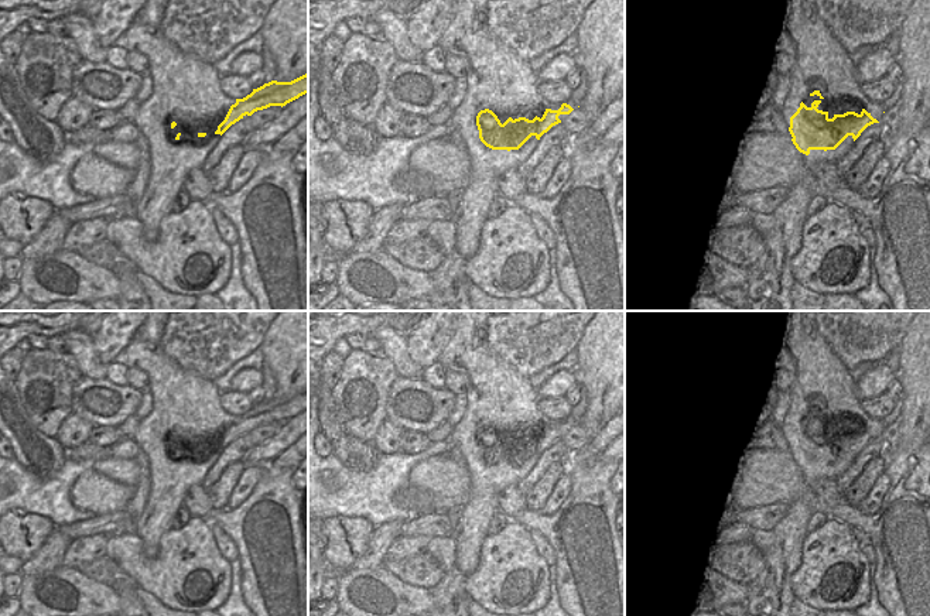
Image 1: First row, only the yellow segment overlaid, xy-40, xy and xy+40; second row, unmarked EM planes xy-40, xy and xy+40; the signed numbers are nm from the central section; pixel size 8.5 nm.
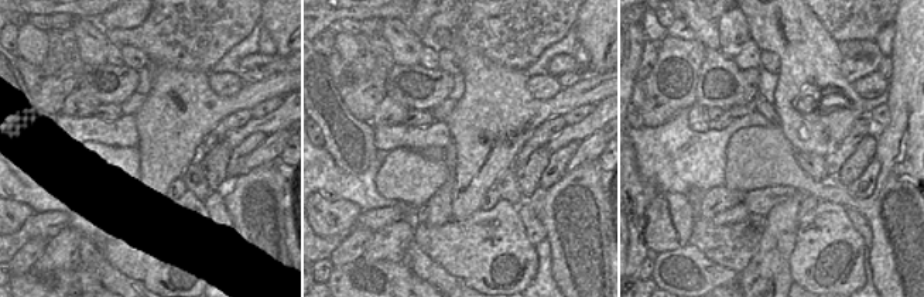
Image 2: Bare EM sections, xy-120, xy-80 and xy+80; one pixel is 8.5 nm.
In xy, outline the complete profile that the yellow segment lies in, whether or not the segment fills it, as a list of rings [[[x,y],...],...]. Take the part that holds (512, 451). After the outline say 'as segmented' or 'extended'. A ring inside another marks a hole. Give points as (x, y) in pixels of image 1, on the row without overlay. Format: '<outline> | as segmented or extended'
[[[455,311],[451,339],[438,362],[445,370],[459,372],[466,379],[466,411],[454,425],[449,442],[455,444],[465,458],[471,487],[451,533],[455,538],[455,565],[430,588],[434,605],[427,616],[468,616],[469,596],[465,581],[479,565],[482,541],[489,534],[493,513],[499,510],[500,492],[509,485],[517,485],[533,469],[544,449],[581,422],[587,397],[572,405],[572,413],[565,420],[544,415],[538,408],[540,397],[530,384],[530,377],[509,367],[489,349],[486,311]]] | extended

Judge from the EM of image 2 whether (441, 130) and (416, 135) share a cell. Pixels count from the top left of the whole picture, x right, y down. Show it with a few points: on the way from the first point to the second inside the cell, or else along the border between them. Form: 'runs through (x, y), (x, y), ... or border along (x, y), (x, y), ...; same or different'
runs through (435, 135), (421, 135); same

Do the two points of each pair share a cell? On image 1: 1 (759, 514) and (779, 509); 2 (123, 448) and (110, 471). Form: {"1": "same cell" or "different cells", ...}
{"1": "same cell", "2": "different cells"}

